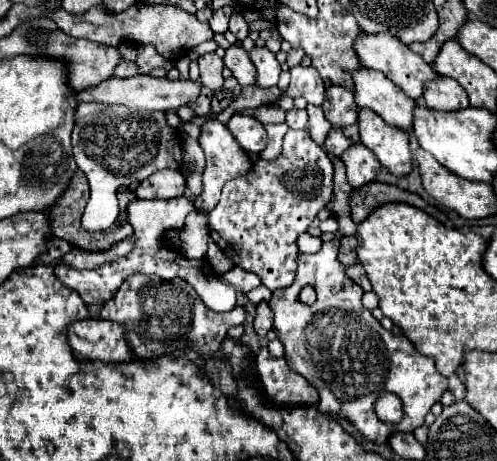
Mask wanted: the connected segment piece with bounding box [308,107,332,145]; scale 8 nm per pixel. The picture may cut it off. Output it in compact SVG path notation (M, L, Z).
M314 107L314 125L308 125L308 133L314 137L314 141L318 145L324 145L324 139L330 129L332 129L332 125L330 125L330 121L326 121L322 107Z

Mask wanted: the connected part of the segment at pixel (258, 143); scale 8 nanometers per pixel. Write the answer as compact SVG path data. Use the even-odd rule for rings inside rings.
M236 113L236 115L232 115L232 119L228 121L226 127L230 129L234 139L240 143L240 147L246 153L260 153L266 147L268 137L266 137L264 125L256 117Z

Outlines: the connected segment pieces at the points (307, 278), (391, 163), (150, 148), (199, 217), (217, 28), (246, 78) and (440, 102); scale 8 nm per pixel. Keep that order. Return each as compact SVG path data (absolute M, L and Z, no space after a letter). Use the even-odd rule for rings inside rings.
M332 239L314 255L298 255L294 283L274 291L268 301L274 311L274 331L284 345L284 359L290 369L318 389L318 409L322 413L336 413L348 419L368 441L388 443L390 433L414 431L424 425L426 413L440 401L448 389L448 381L436 371L430 357L420 355L404 335L386 331L380 321L362 307L362 289L346 277L346 267L338 261L338 247L340 239ZM304 285L316 289L318 299L312 305L304 305L298 299ZM384 391L396 393L402 399L406 417L402 417L400 423L384 423L374 417L374 399Z
M372 109L358 111L360 141L378 157L380 165L392 175L408 175L412 171L412 153L408 147L408 133L394 129Z
M80 103L72 129L72 153L90 183L90 199L82 215L86 231L104 231L118 217L116 189L142 181L160 169L180 169L180 133L166 123L164 113L130 113L122 105Z
M194 210L188 214L184 227L180 229L182 253L188 259L202 259L208 251L208 219L207 214Z
M218 9L218 11L212 15L212 19L210 19L210 27L212 27L214 33L224 33L224 31L228 29L228 17L224 15L222 9Z
M232 45L230 49L226 49L226 55L224 55L224 65L234 73L234 77L238 79L238 83L242 87L246 85L256 85L256 69L248 57L248 53L238 47L238 45Z
M438 75L436 79L424 83L424 103L428 109L460 111L468 107L468 95L456 81Z

